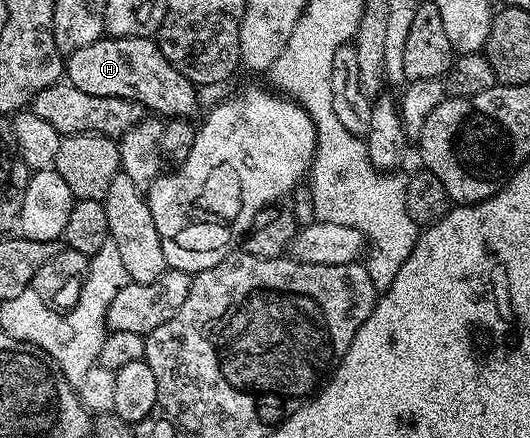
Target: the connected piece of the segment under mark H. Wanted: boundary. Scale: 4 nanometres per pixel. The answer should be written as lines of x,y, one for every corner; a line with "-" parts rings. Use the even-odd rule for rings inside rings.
104,36
98,42
89,44
89,48
77,48
77,52
66,55
65,78
72,82
81,92
89,92
89,96
117,96
132,98
156,115
171,118
187,118
199,106
199,98
195,83
190,82
184,74
159,51
158,45
151,38
113,38

